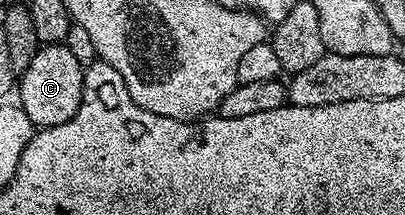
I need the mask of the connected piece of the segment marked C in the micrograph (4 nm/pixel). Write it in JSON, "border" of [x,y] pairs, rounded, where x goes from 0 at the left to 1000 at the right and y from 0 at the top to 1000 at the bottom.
{"border":[[[109,205],[91,228],[74,298],[44,363],[44,488],[77,558],[81,591],[163,577],[193,521],[207,405],[207,326],[163,205]]]}

